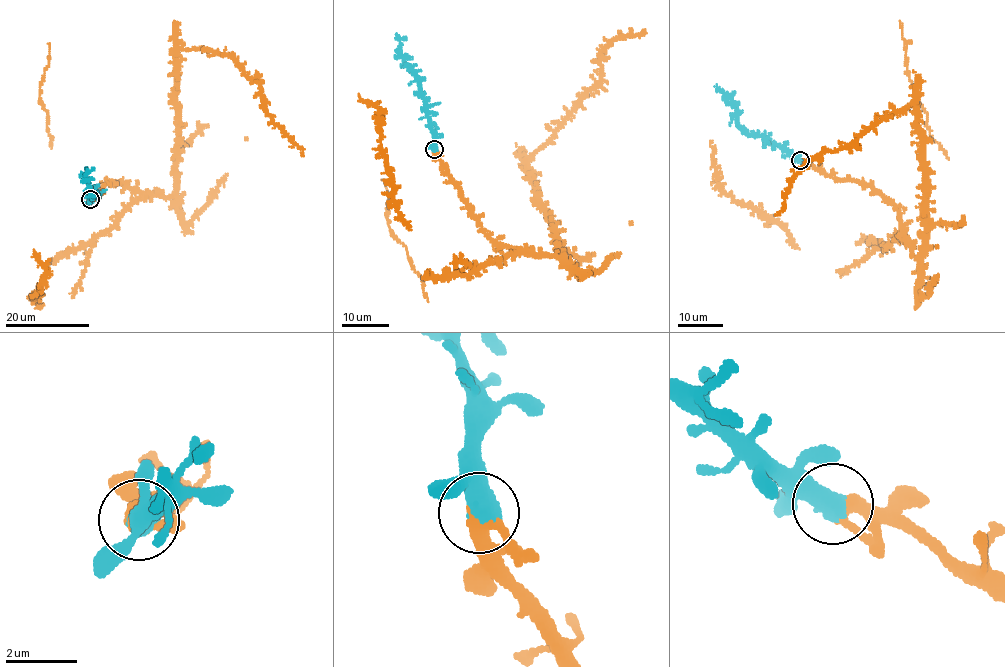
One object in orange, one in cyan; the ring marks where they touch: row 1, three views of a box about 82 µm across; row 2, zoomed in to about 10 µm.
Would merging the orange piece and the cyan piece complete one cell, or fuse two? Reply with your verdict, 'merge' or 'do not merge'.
merge

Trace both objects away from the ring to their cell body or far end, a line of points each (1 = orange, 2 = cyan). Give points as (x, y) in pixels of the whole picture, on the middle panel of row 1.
1: (434, 149), (459, 196), (492, 239), (526, 253), (562, 258), (528, 165), (599, 81), (602, 49), (643, 30)
2: (434, 149), (432, 128), (419, 80), (401, 54), (399, 43), (406, 38)

